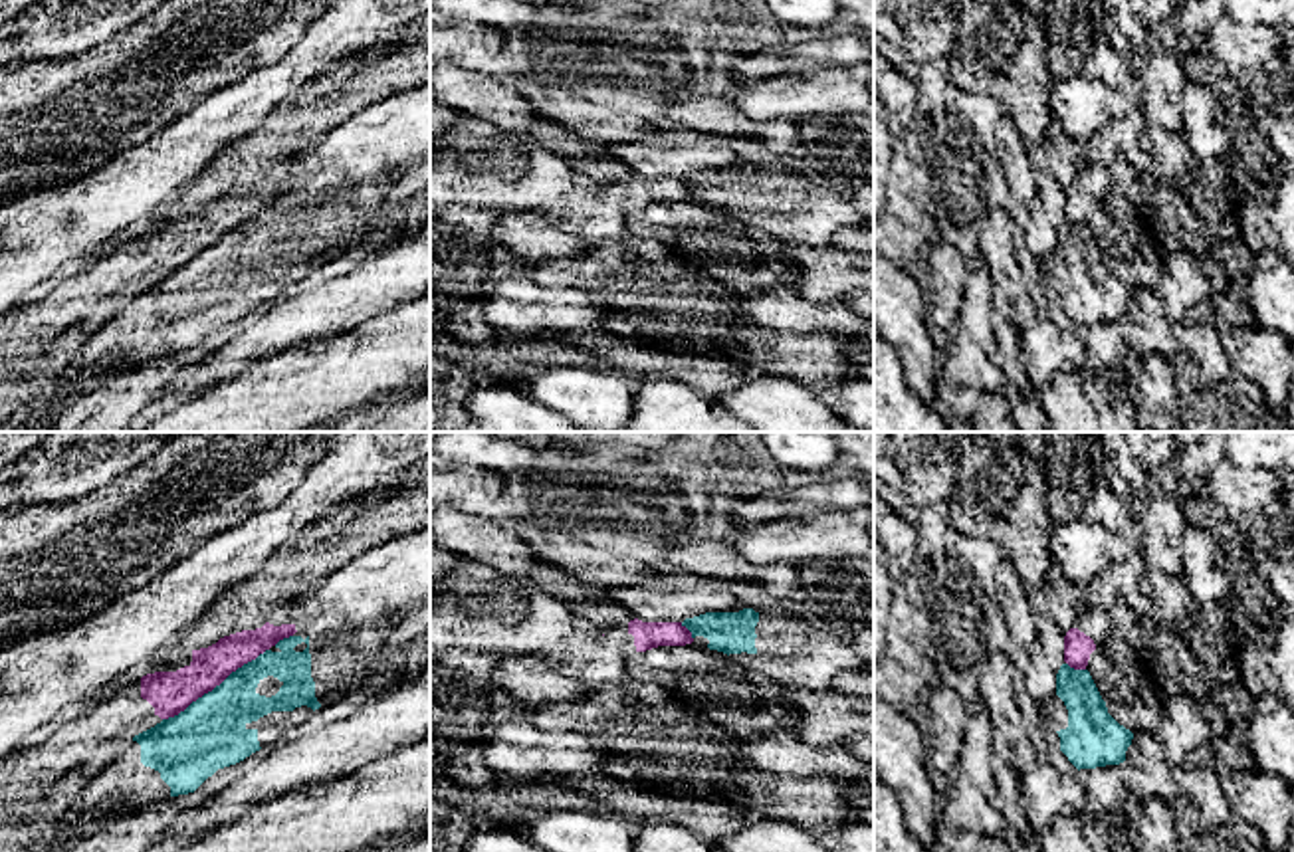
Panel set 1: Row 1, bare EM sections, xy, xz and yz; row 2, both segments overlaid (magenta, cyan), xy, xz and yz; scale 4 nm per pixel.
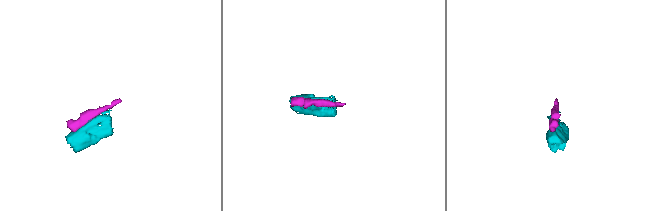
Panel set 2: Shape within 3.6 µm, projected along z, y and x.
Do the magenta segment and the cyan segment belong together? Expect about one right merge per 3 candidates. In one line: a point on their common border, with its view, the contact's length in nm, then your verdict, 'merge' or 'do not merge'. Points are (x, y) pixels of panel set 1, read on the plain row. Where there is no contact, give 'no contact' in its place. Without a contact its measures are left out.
contact xy (215, 242); length 500 nm; do not merge

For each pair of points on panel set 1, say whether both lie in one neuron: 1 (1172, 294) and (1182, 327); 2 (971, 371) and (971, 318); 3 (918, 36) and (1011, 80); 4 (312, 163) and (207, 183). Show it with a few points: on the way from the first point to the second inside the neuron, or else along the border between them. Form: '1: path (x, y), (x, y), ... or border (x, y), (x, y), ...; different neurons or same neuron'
1: border (1207, 298), (1193, 304), (1174, 323); different neurons
2: path (971, 357), (971, 331); same neuron
3: path (942, 36), (954, 44), (979, 44), (991, 56); same neuron
4: border (320, 133), (310, 145), (284, 161); different neurons

